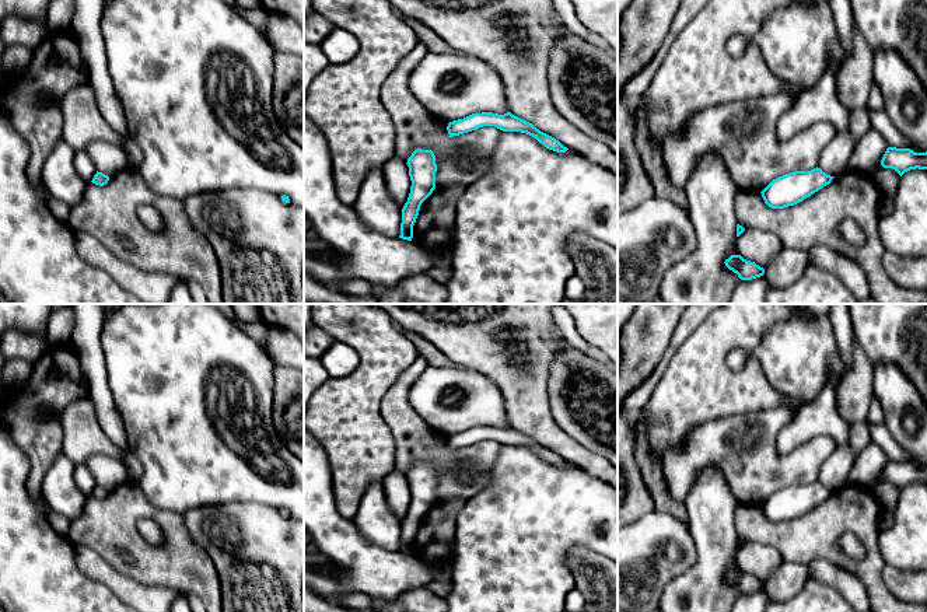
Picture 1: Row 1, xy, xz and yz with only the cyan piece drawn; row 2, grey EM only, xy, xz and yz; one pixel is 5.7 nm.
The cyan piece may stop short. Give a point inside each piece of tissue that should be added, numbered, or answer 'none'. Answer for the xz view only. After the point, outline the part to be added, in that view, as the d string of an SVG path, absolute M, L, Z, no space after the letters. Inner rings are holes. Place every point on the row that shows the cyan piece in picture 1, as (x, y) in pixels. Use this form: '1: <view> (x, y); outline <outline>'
none

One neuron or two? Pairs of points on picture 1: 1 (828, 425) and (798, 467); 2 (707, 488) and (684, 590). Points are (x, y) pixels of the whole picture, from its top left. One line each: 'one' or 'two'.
1: two
2: one

